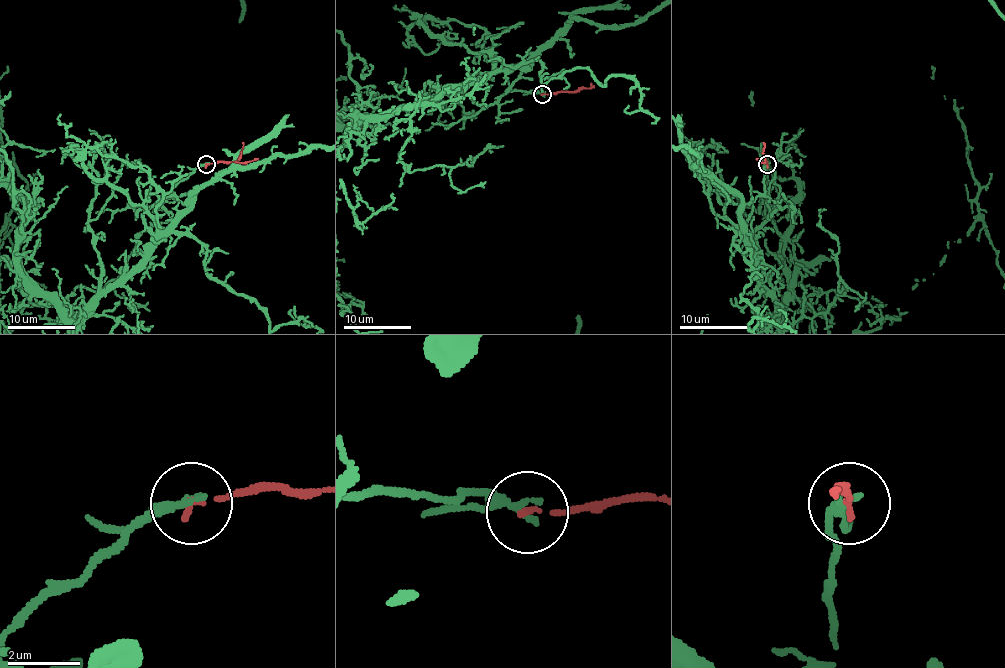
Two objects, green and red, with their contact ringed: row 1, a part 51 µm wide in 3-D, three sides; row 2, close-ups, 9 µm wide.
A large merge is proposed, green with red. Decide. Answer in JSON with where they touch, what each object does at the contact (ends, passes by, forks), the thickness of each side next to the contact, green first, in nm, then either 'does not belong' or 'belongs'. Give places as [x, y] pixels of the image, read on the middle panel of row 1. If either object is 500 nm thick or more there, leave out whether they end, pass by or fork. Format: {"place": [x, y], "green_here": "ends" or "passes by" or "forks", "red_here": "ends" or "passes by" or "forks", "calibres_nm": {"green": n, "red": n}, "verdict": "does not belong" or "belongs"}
{"place": [542, 94], "green_here": "ends", "red_here": "ends", "calibres_nm": {"green": 280, "red": 150}, "verdict": "does not belong"}

